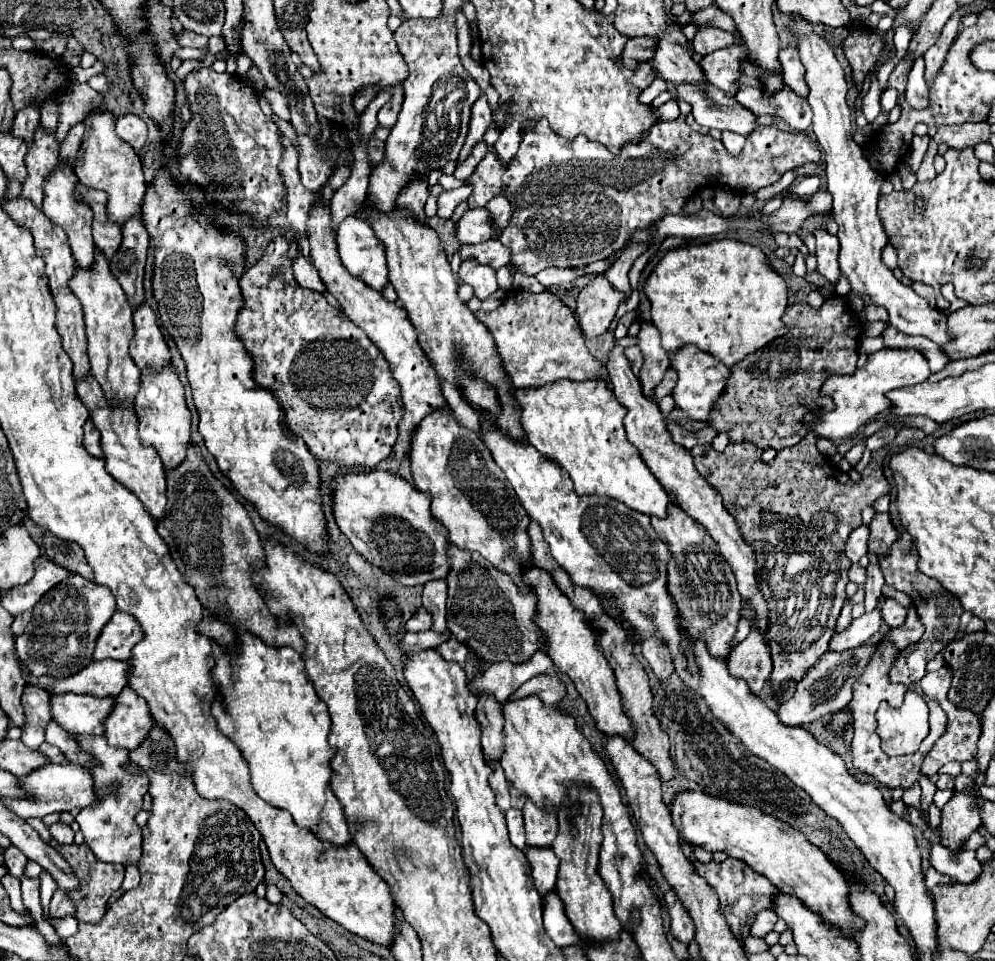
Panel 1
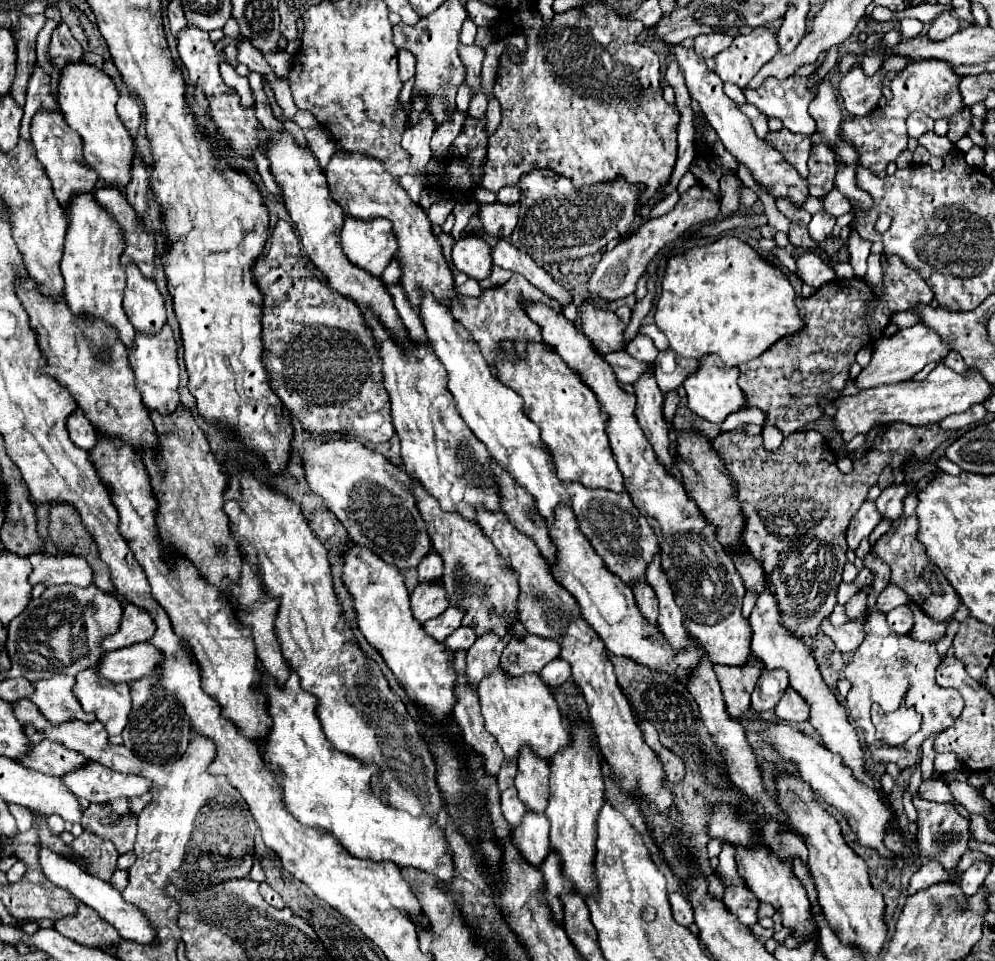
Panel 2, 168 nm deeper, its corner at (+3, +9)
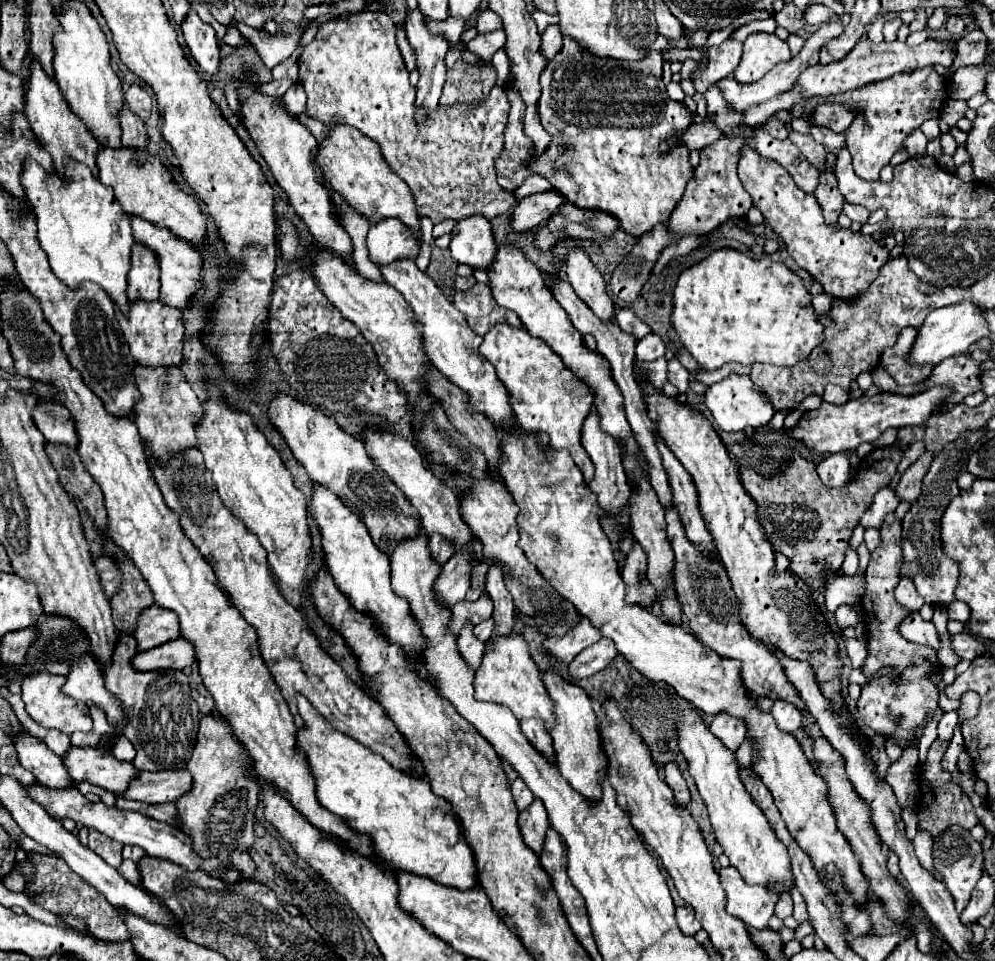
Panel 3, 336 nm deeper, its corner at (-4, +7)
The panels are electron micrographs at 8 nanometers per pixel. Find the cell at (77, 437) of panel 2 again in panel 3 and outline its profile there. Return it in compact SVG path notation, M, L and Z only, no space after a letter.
M37 404L37 408L33 410L33 420L41 434L47 438L47 442L59 442L69 446L71 450L77 450L79 436L75 430L75 420L63 404Z

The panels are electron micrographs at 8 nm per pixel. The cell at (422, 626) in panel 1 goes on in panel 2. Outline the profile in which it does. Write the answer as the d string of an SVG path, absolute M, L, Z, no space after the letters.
M420 582L416 590L410 596L412 602L412 614L418 622L426 622L438 614L442 614L450 602L446 600L446 590L442 588L442 582Z

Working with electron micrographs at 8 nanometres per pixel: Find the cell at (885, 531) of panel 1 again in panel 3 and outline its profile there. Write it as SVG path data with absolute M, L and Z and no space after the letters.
M921 454L919 460L915 464L911 464L903 474L901 474L901 480L895 488L895 494L899 500L905 500L905 502L913 502L919 494L921 494L921 486L923 486L923 476L925 472L929 470L929 464L933 460L933 454Z

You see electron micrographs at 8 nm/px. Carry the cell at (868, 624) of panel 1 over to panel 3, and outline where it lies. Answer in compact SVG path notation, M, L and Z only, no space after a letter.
M901 578L897 588L895 588L895 600L907 608L907 610L919 610L923 606L923 598L917 594L913 582L909 582L909 578Z

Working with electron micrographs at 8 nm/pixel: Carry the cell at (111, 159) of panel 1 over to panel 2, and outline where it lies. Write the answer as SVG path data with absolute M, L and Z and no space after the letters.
M80 60L64 66L58 80L58 108L66 124L82 136L84 158L98 172L100 180L116 182L124 188L130 182L130 164L134 158L134 142L116 114L118 90L114 80L100 68Z

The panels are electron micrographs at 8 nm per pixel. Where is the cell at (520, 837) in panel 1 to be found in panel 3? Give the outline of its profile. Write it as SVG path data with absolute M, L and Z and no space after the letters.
M517 778L517 780L511 784L511 792L513 792L513 800L515 800L515 804L517 804L519 810L525 810L525 808L535 800L533 792L525 786L525 782L523 782L521 778Z

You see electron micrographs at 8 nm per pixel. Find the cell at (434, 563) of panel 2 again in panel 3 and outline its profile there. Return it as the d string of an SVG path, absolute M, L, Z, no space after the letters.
M439 534L429 536L429 550L431 550L433 562L437 562L441 566L453 556L453 546L445 538L441 538Z

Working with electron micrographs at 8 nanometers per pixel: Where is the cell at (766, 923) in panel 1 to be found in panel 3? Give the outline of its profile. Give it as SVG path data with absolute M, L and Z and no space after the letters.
M789 896L779 898L779 902L777 902L777 906L775 906L775 916L783 920L783 918L791 916L791 912L793 912L793 902L791 902L791 898L789 898Z

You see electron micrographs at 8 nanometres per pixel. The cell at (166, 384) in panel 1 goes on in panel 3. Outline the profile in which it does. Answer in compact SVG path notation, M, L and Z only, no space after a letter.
M139 300L129 306L129 318L125 318L117 310L117 320L121 326L121 332L127 338L127 344L131 348L131 356L135 358L137 366L145 368L175 368L183 362L183 318L181 310L173 306L165 306L163 302L145 302Z

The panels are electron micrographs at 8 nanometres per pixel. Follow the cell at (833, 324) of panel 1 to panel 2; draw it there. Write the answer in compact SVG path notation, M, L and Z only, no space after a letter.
M884 256L884 292L874 294L860 278L834 280L820 286L810 298L796 298L798 310L806 326L794 336L782 338L766 354L740 364L740 388L746 392L748 406L766 412L766 424L780 428L784 436L802 430L806 424L822 416L818 402L824 392L842 390L848 382L848 370L856 360L856 352L882 336L892 314L910 310L914 304L930 304L934 292L908 268L900 256Z

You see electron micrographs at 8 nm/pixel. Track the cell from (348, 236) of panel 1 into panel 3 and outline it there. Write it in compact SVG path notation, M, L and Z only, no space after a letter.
M385 218L369 228L367 250L371 262L387 266L397 258L417 258L419 244L401 220Z

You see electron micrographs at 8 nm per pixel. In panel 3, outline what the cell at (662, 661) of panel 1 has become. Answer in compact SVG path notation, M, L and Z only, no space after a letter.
M635 544L627 556L627 562L623 568L623 580L627 586L639 586L645 580L645 572L647 572L647 556L643 548Z

